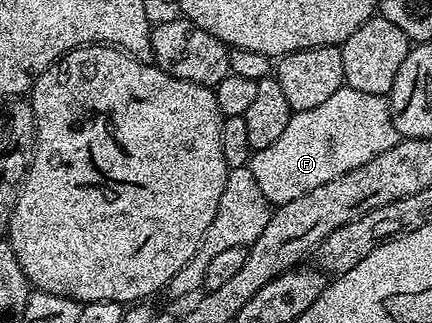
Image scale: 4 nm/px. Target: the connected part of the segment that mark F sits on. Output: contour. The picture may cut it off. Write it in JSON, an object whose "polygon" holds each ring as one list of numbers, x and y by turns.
{"polygon":[[345,84,325,104,294,111,281,137,269,148,252,153,249,167,261,194,281,207,345,172,353,172,353,168,369,164,373,156,389,152,400,140,397,128,393,128,388,99,381,94,357,92]]}

